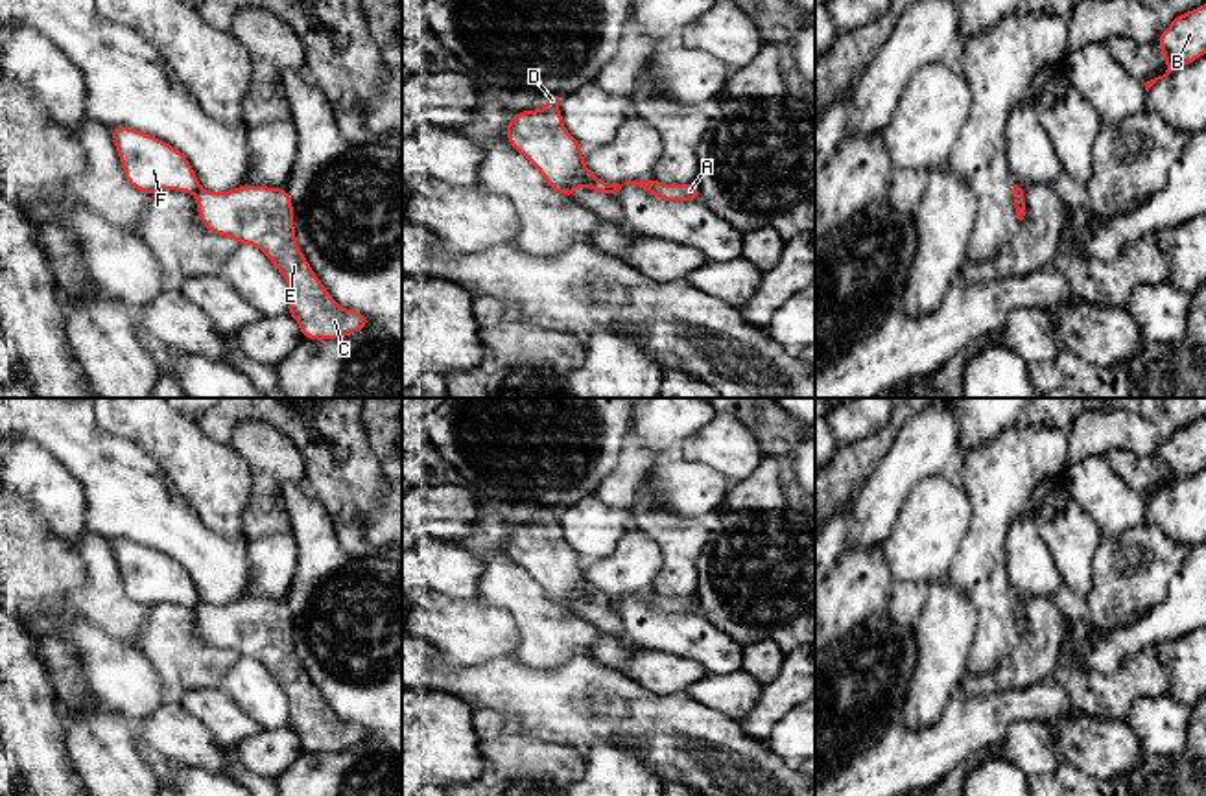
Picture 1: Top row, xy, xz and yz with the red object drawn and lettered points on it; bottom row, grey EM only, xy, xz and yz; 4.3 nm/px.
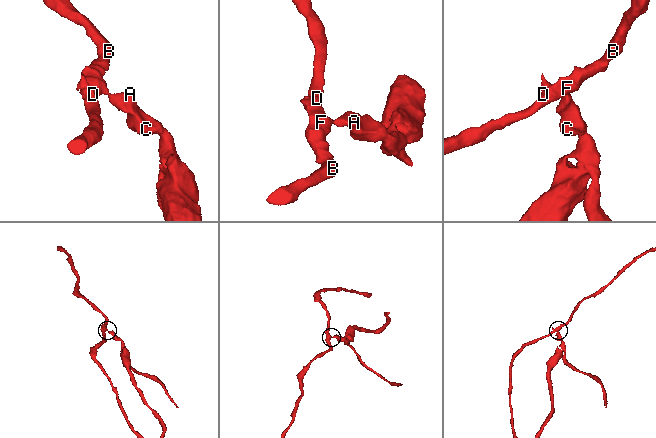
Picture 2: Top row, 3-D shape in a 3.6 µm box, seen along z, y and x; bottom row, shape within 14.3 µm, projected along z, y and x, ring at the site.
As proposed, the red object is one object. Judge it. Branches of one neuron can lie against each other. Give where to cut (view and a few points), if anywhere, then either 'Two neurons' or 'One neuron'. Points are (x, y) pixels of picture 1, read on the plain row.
Split along xz (611, 597), (613, 605). Two neurons

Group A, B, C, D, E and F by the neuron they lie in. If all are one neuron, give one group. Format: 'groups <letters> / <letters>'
groups A C E / B D F

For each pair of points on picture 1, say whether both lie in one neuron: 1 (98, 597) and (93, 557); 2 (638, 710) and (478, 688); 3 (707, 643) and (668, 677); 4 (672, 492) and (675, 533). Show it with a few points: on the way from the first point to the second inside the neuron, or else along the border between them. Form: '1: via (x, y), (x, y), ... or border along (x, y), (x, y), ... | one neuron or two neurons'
1: via (98, 588), (98, 566) | one neuron
2: via (598, 704), (546, 704), (519, 693) | one neuron
3: border along (646, 647), (688, 656), (709, 671) | two neurons
4: border along (644, 483), (661, 507), (683, 518), (709, 522) | two neurons

